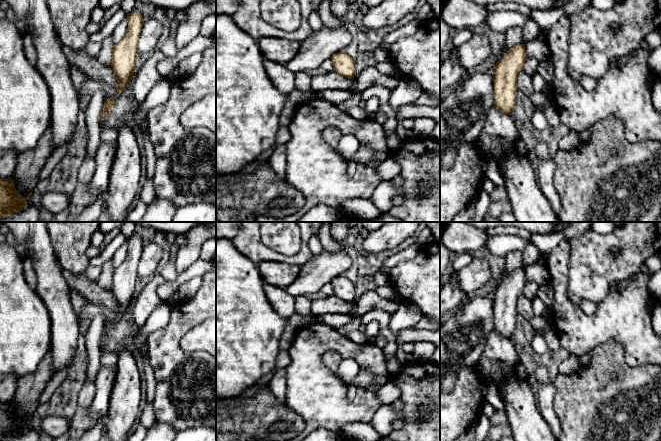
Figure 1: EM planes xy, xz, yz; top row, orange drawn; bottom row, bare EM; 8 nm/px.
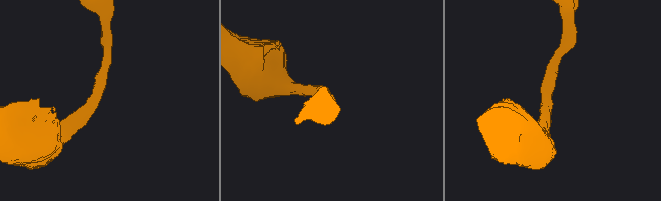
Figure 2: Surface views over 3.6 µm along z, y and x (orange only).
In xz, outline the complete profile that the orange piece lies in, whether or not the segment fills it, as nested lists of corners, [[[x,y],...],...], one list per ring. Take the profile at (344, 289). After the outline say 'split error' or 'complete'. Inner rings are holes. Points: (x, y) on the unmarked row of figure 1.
[[[344,275],[335,277],[331,284],[334,290],[333,296],[348,303],[353,303],[356,300],[355,284]]]; complete

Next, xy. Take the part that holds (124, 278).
[[[133,234],[127,239],[128,252],[122,264],[115,268],[112,275],[111,291],[116,299],[117,311],[111,312],[123,316],[131,306],[135,297],[138,280],[138,264],[142,255],[144,243],[140,236]]]; complete

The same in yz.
[[[525,268],[511,271],[496,287],[493,294],[494,330],[511,340],[517,324],[517,303],[527,281]]]; complete

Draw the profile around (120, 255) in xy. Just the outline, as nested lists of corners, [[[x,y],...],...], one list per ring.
[[[125,243],[119,248],[119,250],[112,257],[114,268],[117,268],[122,264],[122,262],[125,260],[127,256],[127,252],[128,252],[128,246]]]

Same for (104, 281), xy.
[[[112,259],[108,260],[101,266],[102,271],[99,278],[96,280],[97,285],[105,290],[111,290],[112,288],[112,275],[114,273],[114,266]]]

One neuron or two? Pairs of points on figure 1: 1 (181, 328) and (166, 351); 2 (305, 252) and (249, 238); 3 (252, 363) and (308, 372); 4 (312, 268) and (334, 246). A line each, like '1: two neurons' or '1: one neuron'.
1: one neuron
2: one neuron
3: two neurons
4: two neurons

